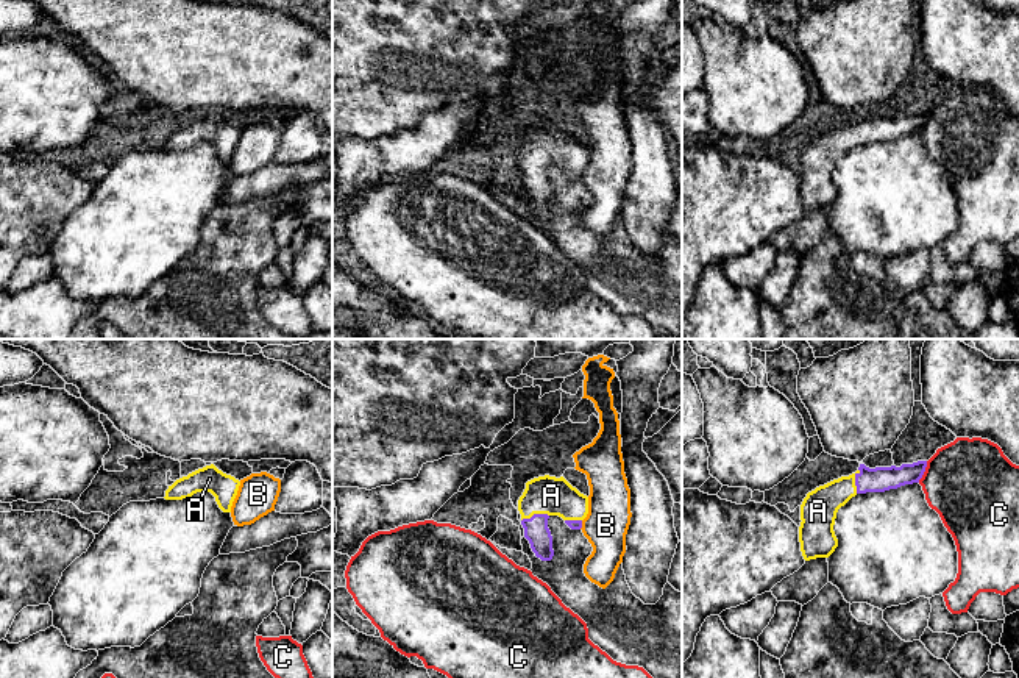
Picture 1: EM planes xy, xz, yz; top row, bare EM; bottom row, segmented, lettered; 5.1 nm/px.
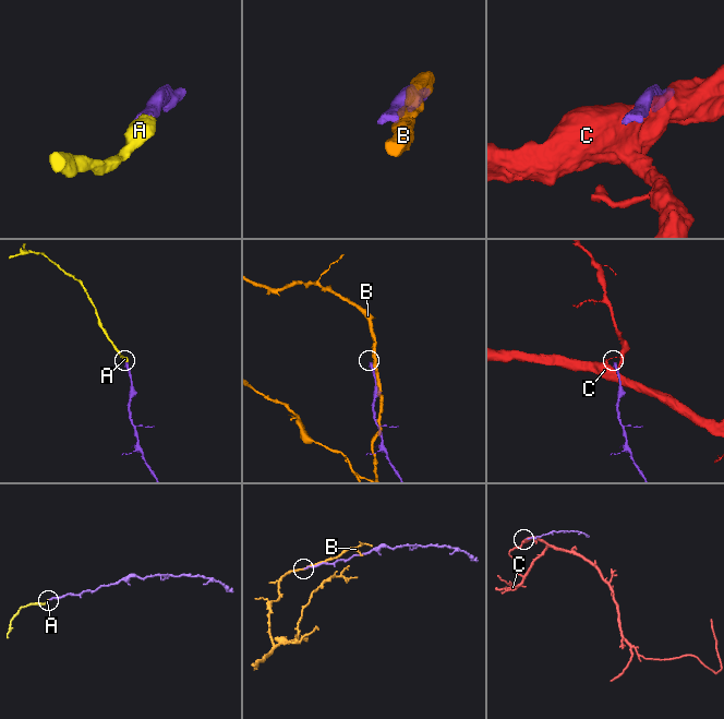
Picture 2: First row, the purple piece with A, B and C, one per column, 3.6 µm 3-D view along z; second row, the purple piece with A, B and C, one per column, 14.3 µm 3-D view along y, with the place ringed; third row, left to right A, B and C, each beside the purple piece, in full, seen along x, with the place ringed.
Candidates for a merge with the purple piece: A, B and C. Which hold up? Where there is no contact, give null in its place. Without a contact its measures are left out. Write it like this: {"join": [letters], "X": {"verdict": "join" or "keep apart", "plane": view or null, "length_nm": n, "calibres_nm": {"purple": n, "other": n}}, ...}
{"join": ["A"], "A": {"verdict": "join", "plane": "xz", "length_nm": 150, "calibres_nm": {"purple": 130, "other": 200}}, "B": {"verdict": "keep apart", "plane": "xz", "length_nm": 50, "calibres_nm": {"purple": 50, "other": 220}}, "C": {"verdict": "keep apart", "plane": "yz", "length_nm": 120, "calibres_nm": {"purple": 130, "other": 460}}}

